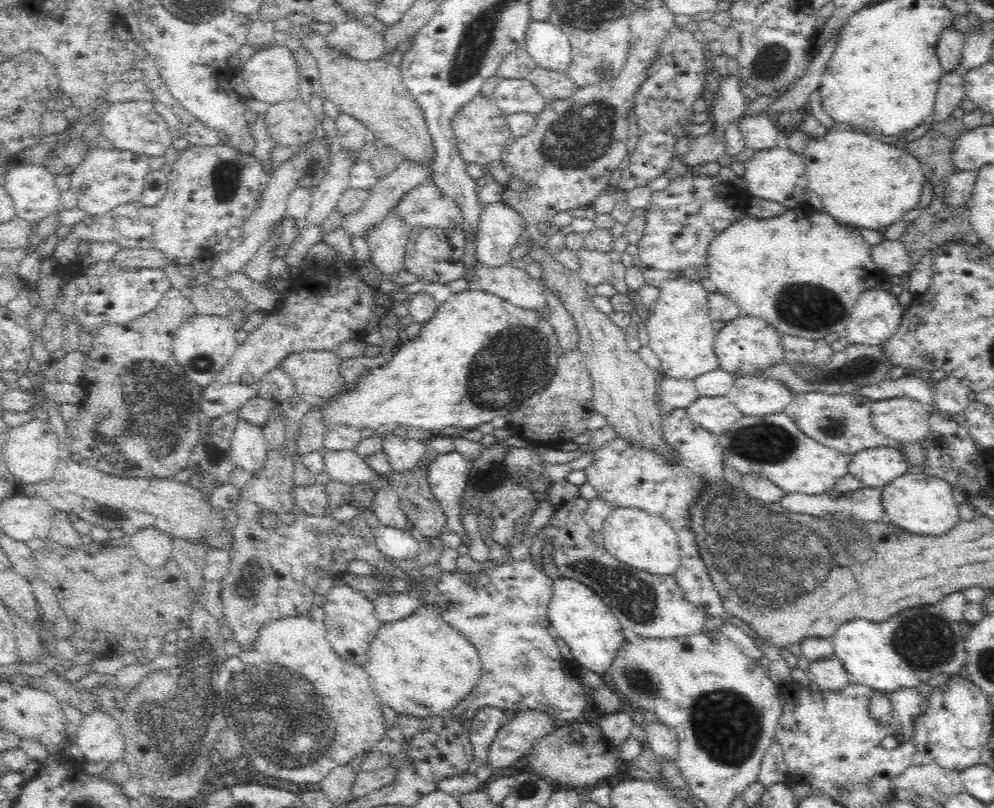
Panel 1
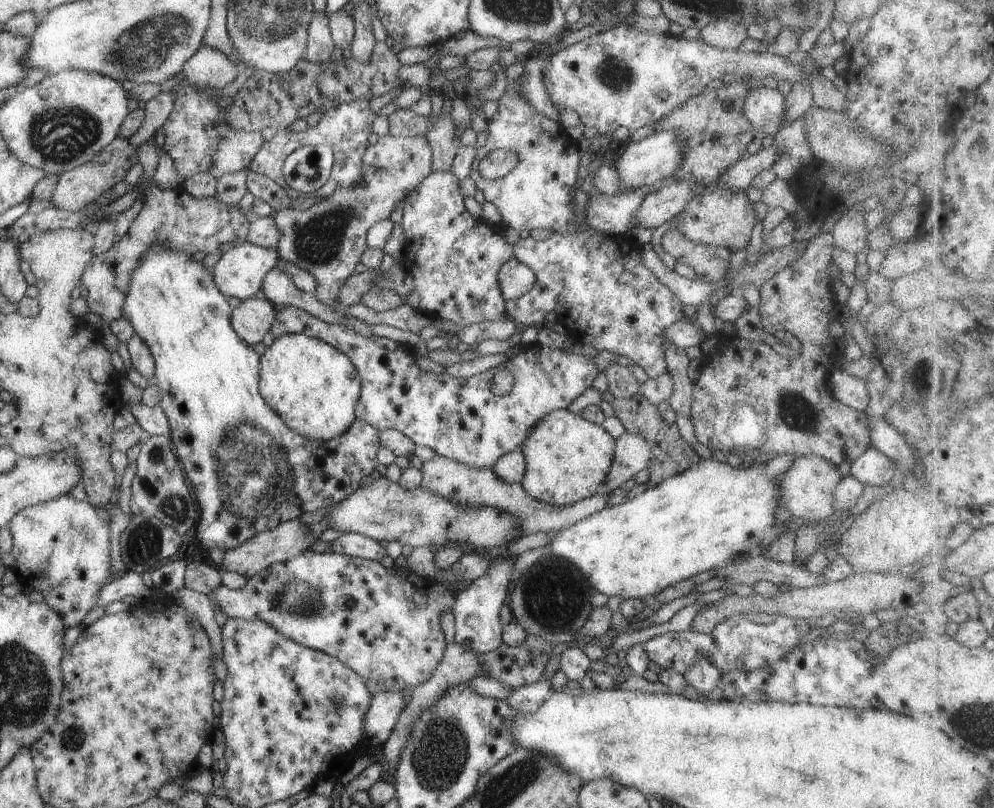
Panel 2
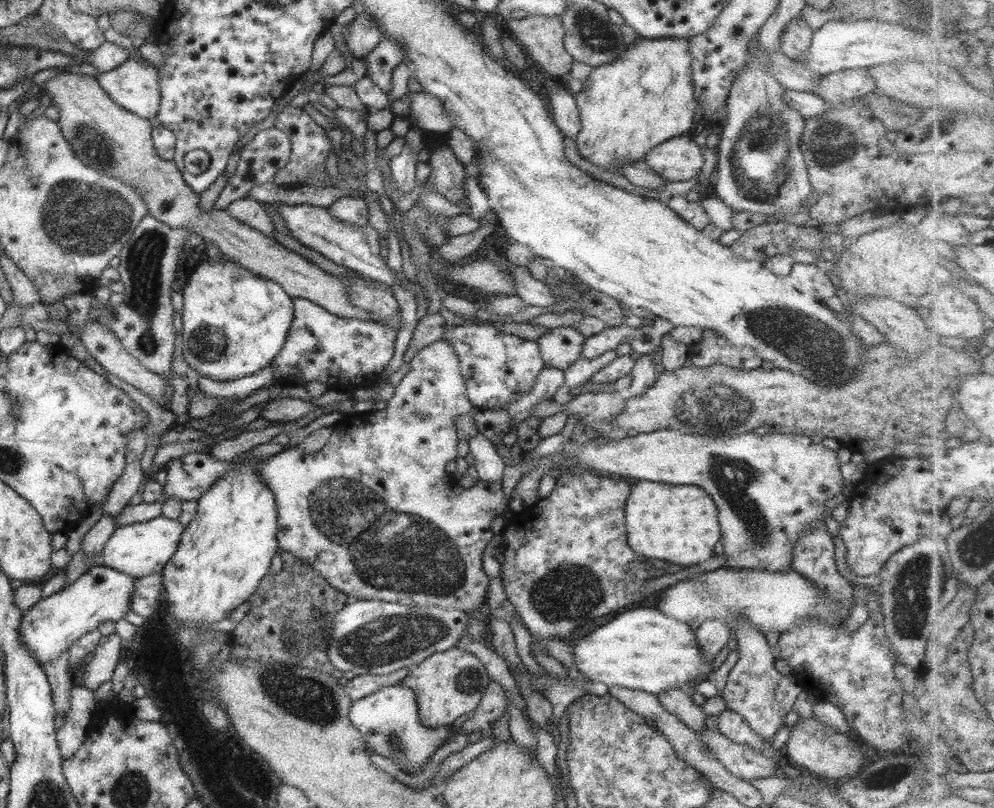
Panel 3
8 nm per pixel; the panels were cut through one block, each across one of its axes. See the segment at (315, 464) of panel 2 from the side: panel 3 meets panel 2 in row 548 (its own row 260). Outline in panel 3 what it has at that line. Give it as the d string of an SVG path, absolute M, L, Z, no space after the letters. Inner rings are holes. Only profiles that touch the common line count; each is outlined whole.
M221 256L217 263L207 258L193 268L182 289L182 356L189 368L211 380L235 380L269 367L281 350L292 319L291 298L282 288L241 269L235 261Z

